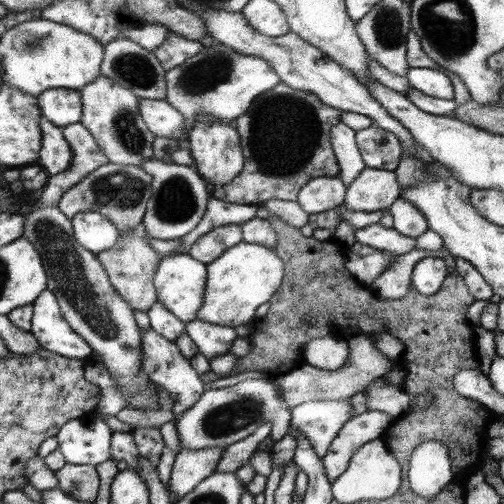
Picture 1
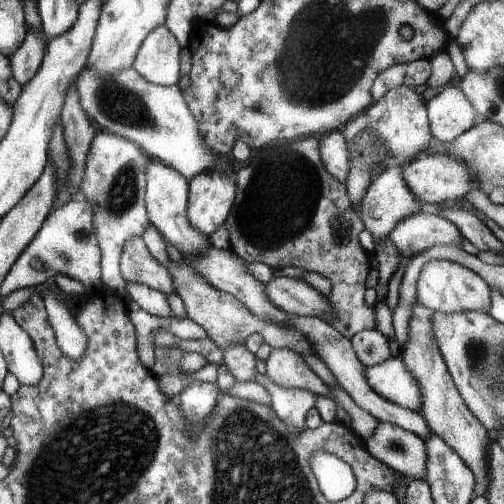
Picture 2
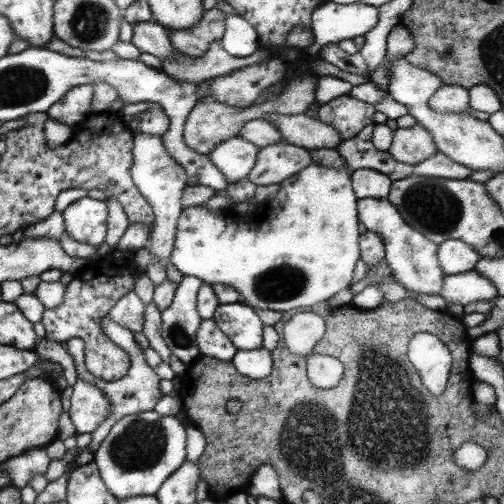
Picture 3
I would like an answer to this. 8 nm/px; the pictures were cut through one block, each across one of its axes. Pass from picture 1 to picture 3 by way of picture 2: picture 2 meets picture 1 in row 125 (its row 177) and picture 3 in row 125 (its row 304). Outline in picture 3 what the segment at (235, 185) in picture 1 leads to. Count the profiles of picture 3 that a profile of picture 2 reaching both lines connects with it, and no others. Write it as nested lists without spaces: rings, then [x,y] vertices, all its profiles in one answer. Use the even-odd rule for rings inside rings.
[[[351,94],[339,96],[315,110],[315,118],[327,126],[333,126],[343,140],[355,138],[365,126],[373,122],[375,108],[367,102],[353,98]]]

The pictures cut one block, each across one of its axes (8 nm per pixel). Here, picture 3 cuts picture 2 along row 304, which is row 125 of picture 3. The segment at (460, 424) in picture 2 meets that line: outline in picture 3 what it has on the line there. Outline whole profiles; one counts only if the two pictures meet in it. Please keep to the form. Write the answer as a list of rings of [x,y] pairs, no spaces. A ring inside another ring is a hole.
[[[415,124],[407,130],[395,130],[393,144],[387,152],[393,156],[393,160],[415,166],[415,164],[421,164],[423,160],[431,158],[433,154],[437,154],[437,146],[435,146],[429,130]]]

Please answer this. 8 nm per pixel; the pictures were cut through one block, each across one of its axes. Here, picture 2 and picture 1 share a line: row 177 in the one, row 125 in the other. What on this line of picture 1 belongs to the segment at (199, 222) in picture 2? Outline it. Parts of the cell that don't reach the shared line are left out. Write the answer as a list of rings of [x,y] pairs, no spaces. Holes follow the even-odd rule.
[[[205,114],[197,116],[197,122],[189,130],[189,150],[193,156],[193,168],[195,172],[207,182],[207,186],[221,188],[233,182],[237,174],[243,170],[243,150],[241,150],[241,138],[233,124],[221,124],[213,118],[207,118]]]

